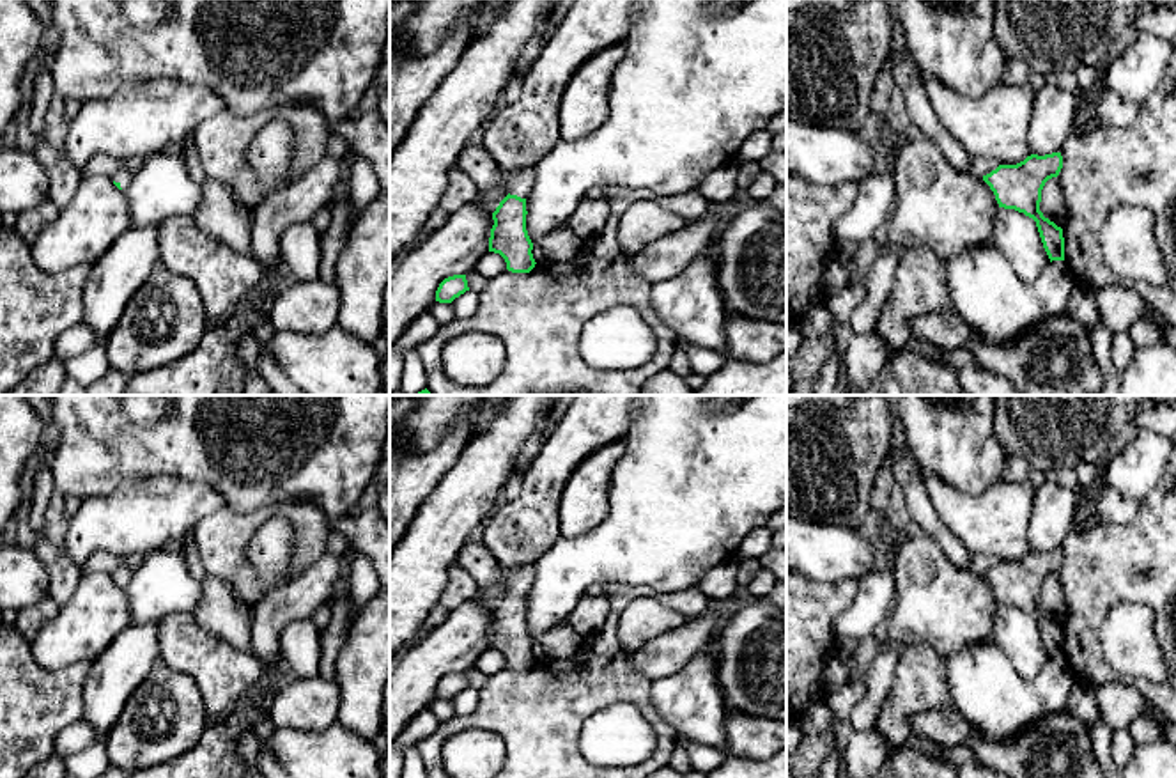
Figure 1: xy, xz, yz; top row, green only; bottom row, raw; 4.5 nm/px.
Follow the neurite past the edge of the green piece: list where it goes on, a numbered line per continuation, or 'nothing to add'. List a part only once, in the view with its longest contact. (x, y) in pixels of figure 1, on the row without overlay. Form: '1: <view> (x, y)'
1: xz (521, 580)

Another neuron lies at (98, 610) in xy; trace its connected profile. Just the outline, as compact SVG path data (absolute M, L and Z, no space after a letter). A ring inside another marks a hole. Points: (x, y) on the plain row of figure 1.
M81 572L67 604L34 638L34 659L46 670L90 663L128 624L129 603L112 574Z

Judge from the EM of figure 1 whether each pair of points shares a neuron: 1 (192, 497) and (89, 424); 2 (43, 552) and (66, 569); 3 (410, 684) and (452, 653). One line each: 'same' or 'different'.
1: different
2: same
3: same

